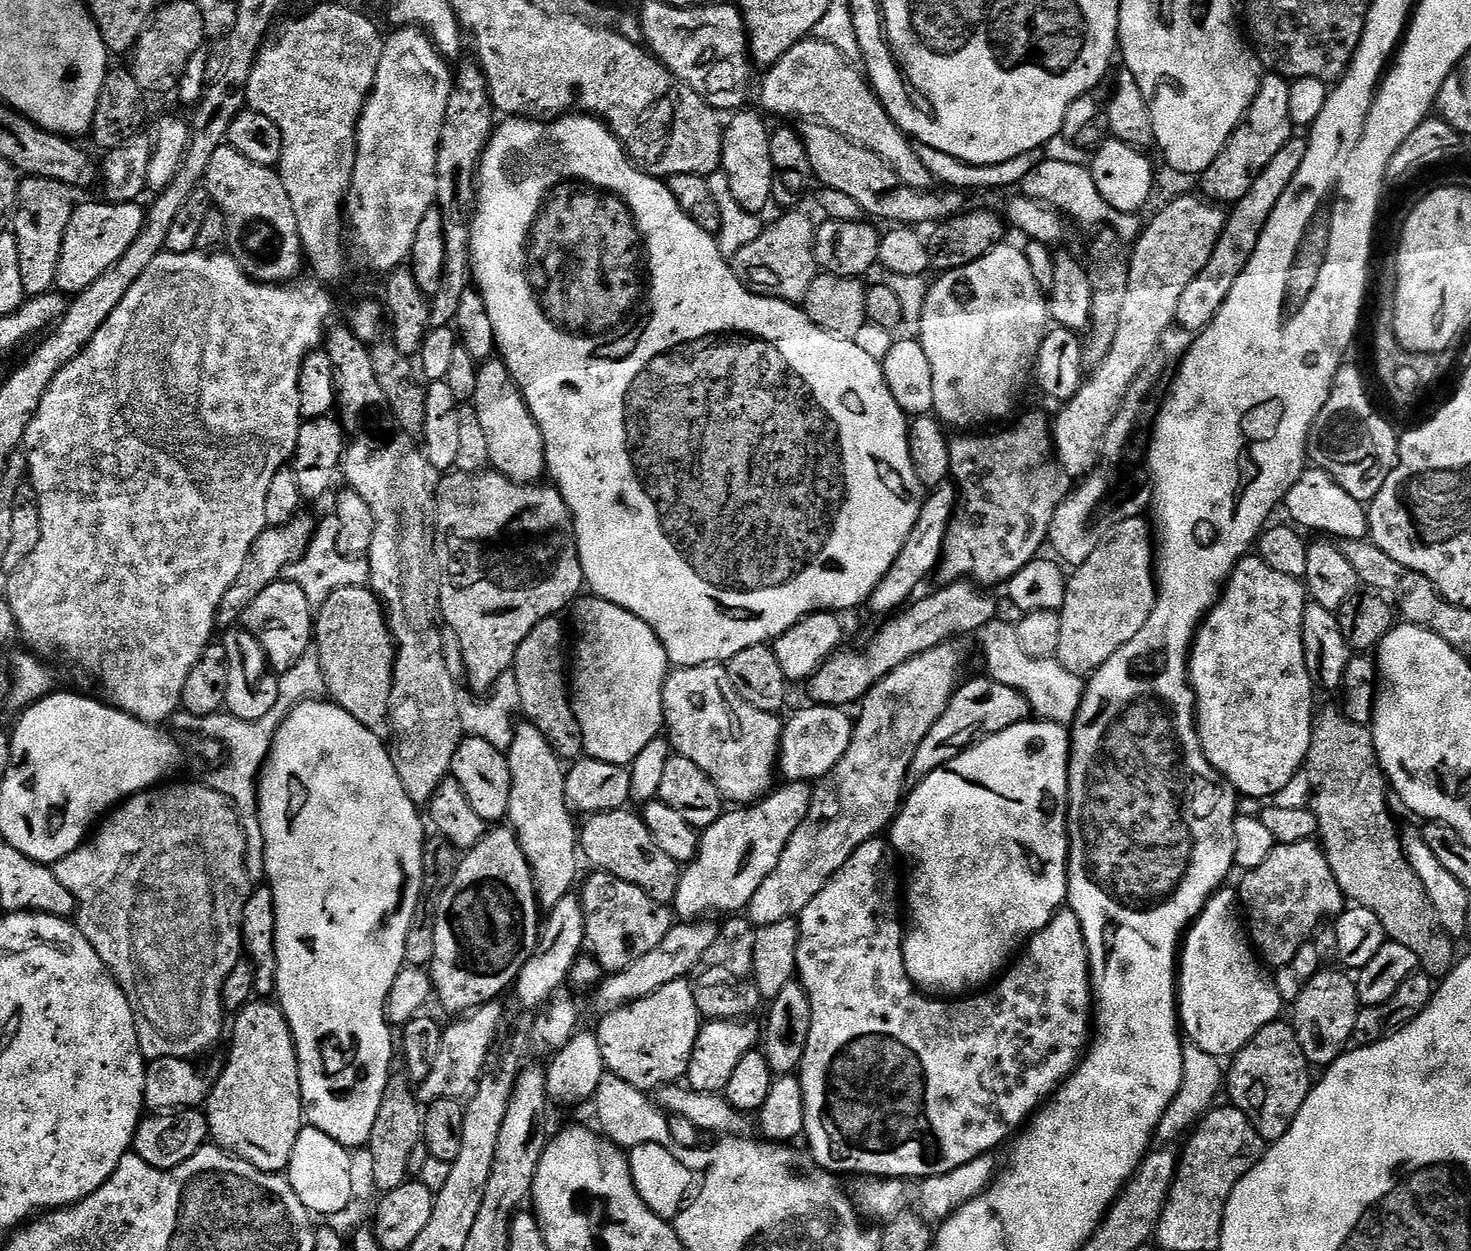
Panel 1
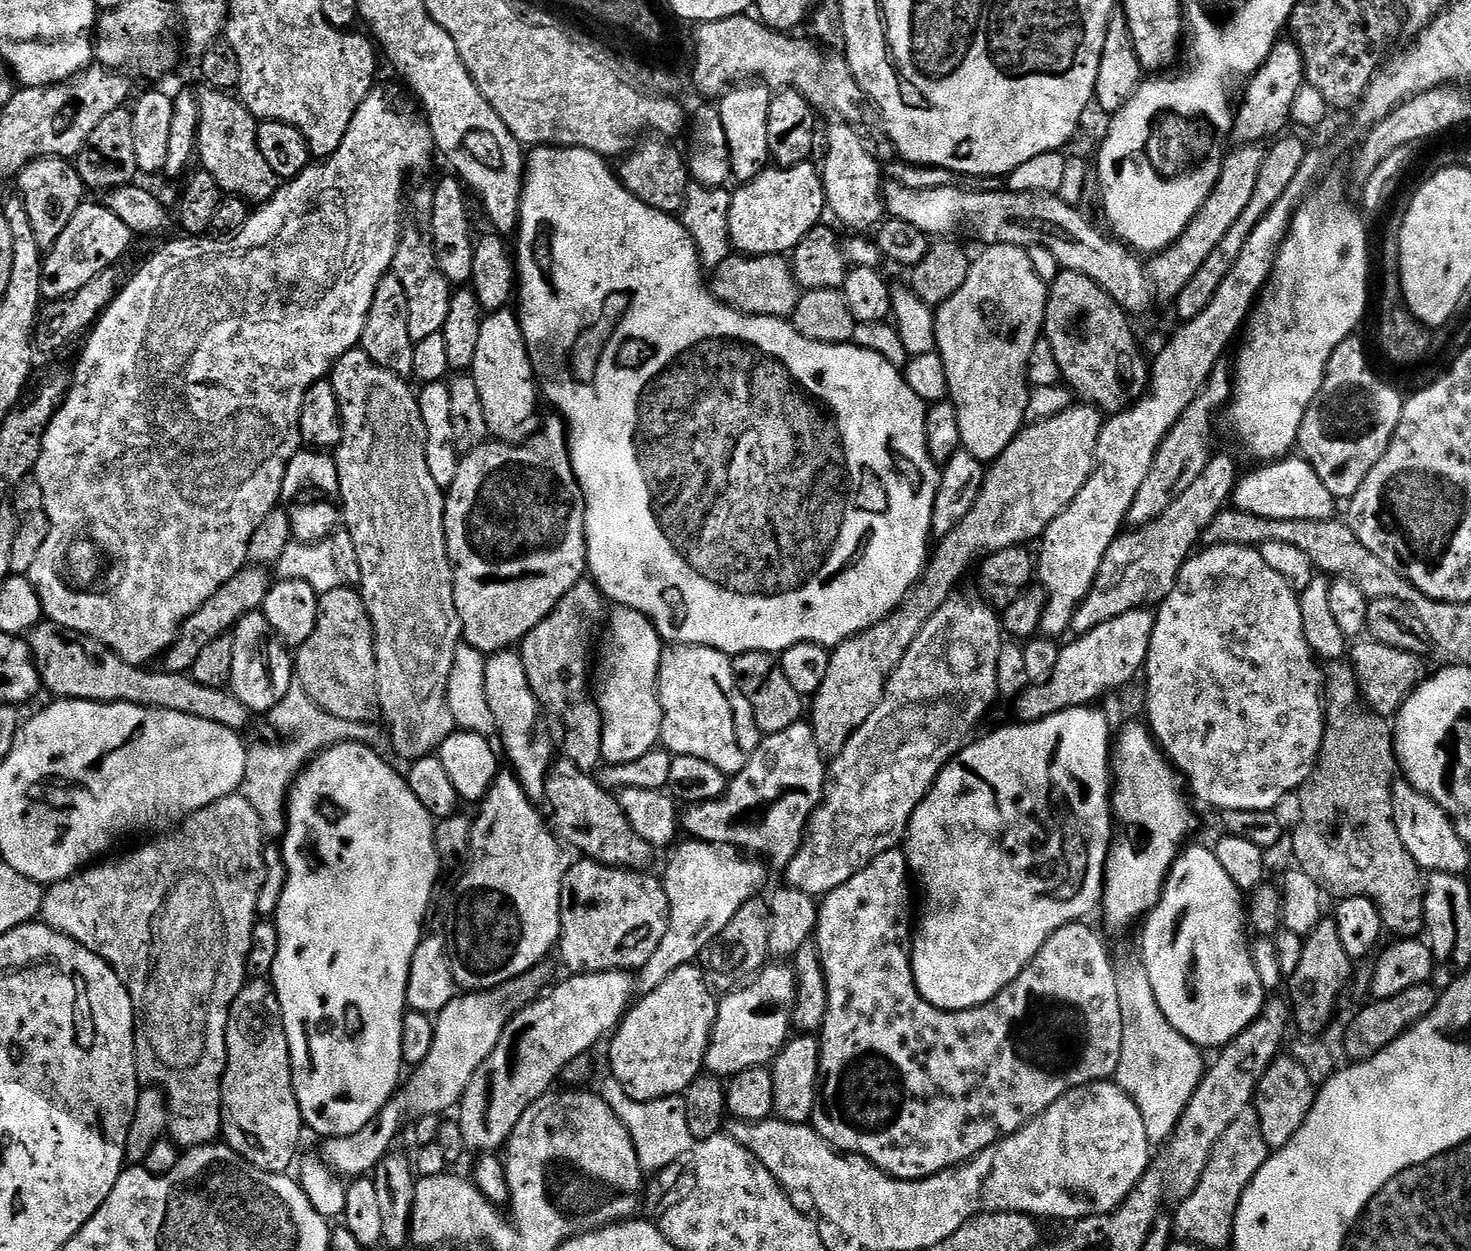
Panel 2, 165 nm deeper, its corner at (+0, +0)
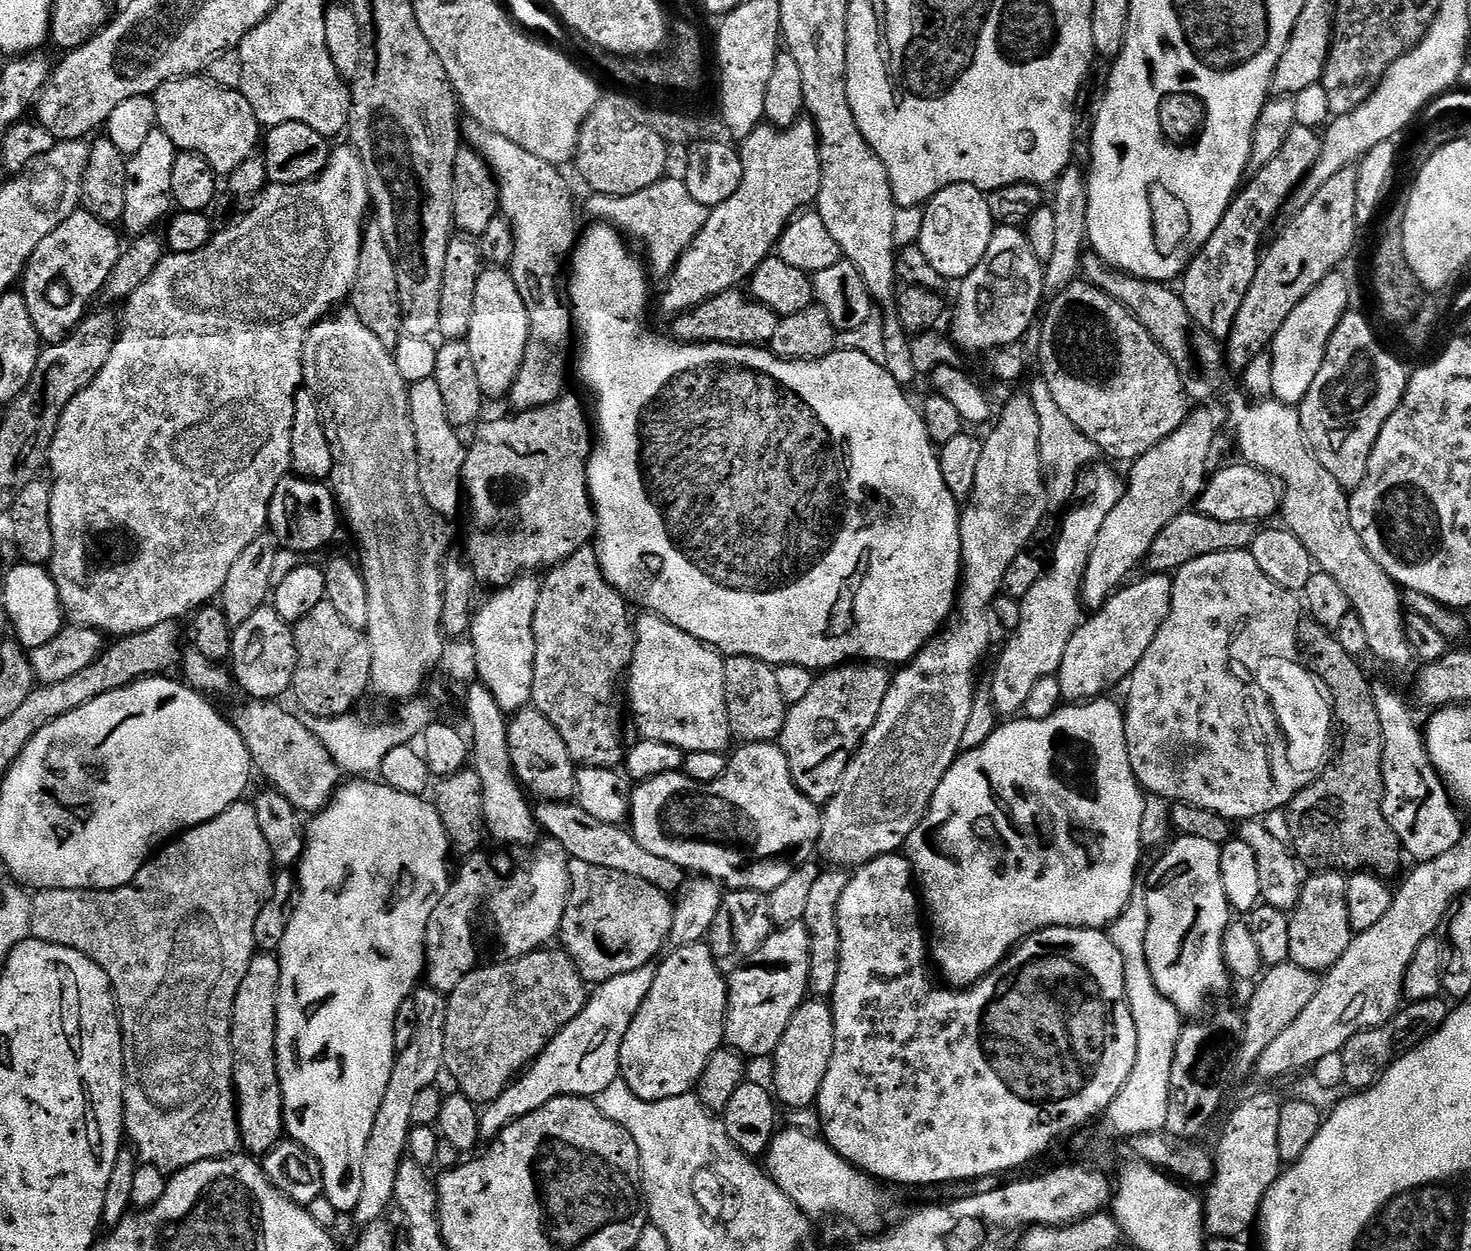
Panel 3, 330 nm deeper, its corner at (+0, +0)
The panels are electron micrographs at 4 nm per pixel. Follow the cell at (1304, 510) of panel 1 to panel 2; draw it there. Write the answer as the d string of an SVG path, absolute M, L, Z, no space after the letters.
M1289 454L1279 460L1265 463L1257 472L1241 475L1232 492L1231 503L1239 512L1258 514L1258 518L1275 520L1331 520L1337 515L1337 497L1326 490L1322 478L1299 454Z

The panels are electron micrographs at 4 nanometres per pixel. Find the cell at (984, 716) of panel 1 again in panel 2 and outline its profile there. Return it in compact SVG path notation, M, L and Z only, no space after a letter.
M1135 608L1072 638L1076 640L1061 647L1058 666L1050 679L1045 684L1032 684L1015 697L1016 712L1020 715L1017 717L1023 723L1032 724L1035 720L1045 720L1071 708L1091 705L1108 692L1123 689L1123 684L1141 675L1155 621L1155 615L1148 608Z

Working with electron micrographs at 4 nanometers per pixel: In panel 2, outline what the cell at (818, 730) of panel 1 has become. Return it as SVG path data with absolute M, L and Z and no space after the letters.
M801 722L794 726L786 726L773 736L764 736L754 750L750 762L737 776L728 781L728 788L722 796L705 804L694 804L685 807L682 812L682 828L694 840L705 840L711 844L728 844L731 848L739 848L745 854L756 858L768 856L767 863L773 869L787 869L789 862L798 854L804 842L804 833L808 830L808 822L812 813L824 798L826 783L826 758L818 750L818 742L814 742L814 730L811 723Z

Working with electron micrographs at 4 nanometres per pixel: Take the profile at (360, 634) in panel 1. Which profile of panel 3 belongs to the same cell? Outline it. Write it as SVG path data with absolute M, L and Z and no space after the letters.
M328 599L318 602L314 610L306 614L294 625L296 634L296 669L290 689L291 695L296 695L296 700L300 703L299 711L309 716L318 718L334 718L335 716L347 716L353 711L352 708L364 696L364 691L369 691L372 683L372 671L370 662L372 655L368 652L368 638L361 629L350 626L338 610Z

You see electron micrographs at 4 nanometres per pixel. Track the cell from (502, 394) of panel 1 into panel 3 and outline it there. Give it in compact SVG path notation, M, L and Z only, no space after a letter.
M504 266L485 267L474 289L474 318L470 318L466 337L470 359L478 374L478 386L482 386L485 397L507 397L511 393L529 338L530 314L526 314L526 302L522 302L522 294L514 286L511 271Z

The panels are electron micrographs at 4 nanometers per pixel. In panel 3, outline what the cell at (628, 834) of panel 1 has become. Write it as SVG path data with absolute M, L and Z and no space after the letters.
M529 706L509 719L508 749L516 779L529 793L532 791L534 795L540 796L536 798L541 801L568 802L575 797L578 765L572 759L570 750L566 750L562 734L554 730L550 718L546 718L538 709Z

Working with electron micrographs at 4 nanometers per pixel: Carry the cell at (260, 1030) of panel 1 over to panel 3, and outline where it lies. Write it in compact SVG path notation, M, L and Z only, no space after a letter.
M275 955L252 957L242 986L234 998L232 1015L232 1087L236 1089L236 1121L240 1127L240 1142L245 1153L263 1157L279 1144L284 1131L284 1107L278 1082L276 1061L276 1015L280 962Z

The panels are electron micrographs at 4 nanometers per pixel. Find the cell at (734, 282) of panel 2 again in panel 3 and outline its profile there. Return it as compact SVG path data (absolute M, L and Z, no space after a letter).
M744 290L723 292L699 304L683 314L677 315L675 335L683 343L694 344L746 344L749 346L771 345L774 333L778 331L780 317L771 312L765 304L759 304Z

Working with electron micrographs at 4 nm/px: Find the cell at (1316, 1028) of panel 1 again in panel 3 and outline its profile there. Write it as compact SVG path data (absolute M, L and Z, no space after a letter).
M1316 870L1312 877L1305 879L1301 886L1300 900L1288 917L1290 926L1289 961L1302 970L1317 974L1327 973L1342 958L1346 946L1350 946L1353 930L1346 906L1348 876L1340 870Z

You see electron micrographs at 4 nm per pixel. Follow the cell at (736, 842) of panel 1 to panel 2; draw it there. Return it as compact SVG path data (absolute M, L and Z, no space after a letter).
M691 838L685 841L685 844L675 845L676 853L664 868L662 883L668 899L668 932L662 942L658 942L658 950L650 954L650 962L639 969L638 988L641 993L652 992L662 986L674 970L699 961L718 934L726 930L730 918L734 918L746 902L763 893L760 891L768 876L769 869L759 859L749 858L739 848Z

